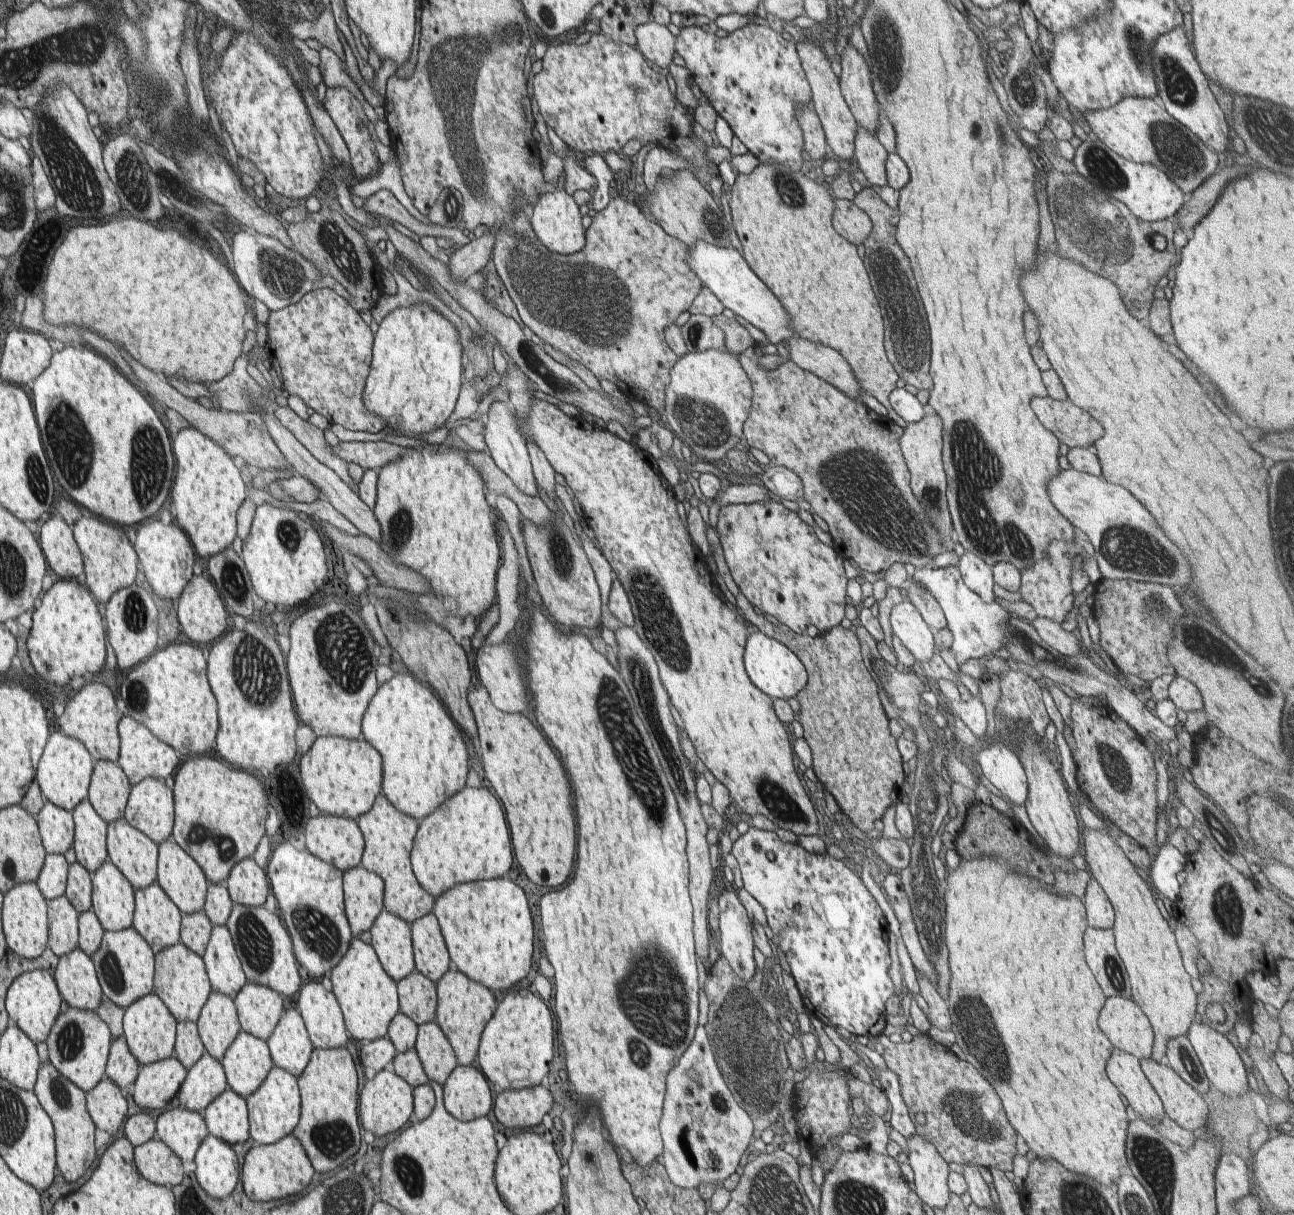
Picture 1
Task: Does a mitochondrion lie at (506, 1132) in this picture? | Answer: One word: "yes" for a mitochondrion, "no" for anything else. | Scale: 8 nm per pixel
no

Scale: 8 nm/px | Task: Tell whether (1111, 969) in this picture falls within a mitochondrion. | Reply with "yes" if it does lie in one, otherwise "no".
yes

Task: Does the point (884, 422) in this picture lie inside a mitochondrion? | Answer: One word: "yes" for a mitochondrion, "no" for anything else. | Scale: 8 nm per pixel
no

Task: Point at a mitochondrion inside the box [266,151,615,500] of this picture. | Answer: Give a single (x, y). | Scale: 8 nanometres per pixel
(333, 242)

